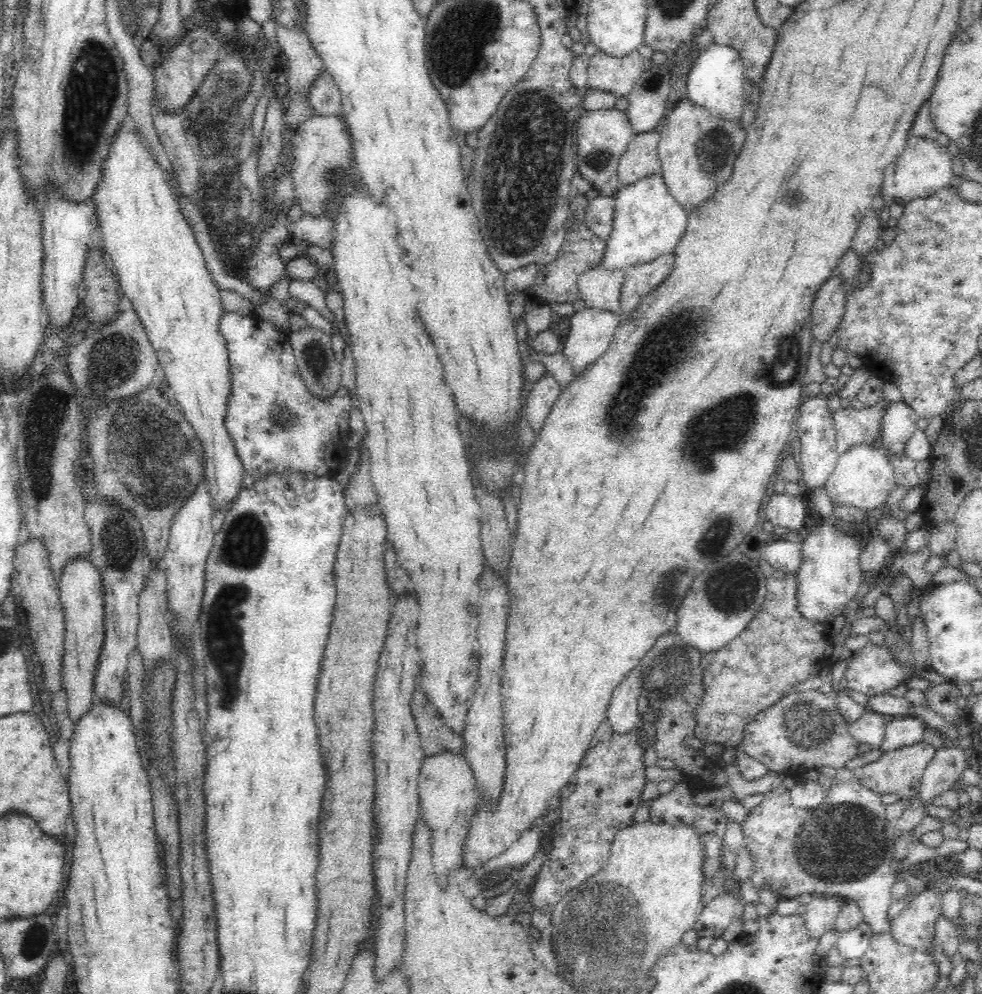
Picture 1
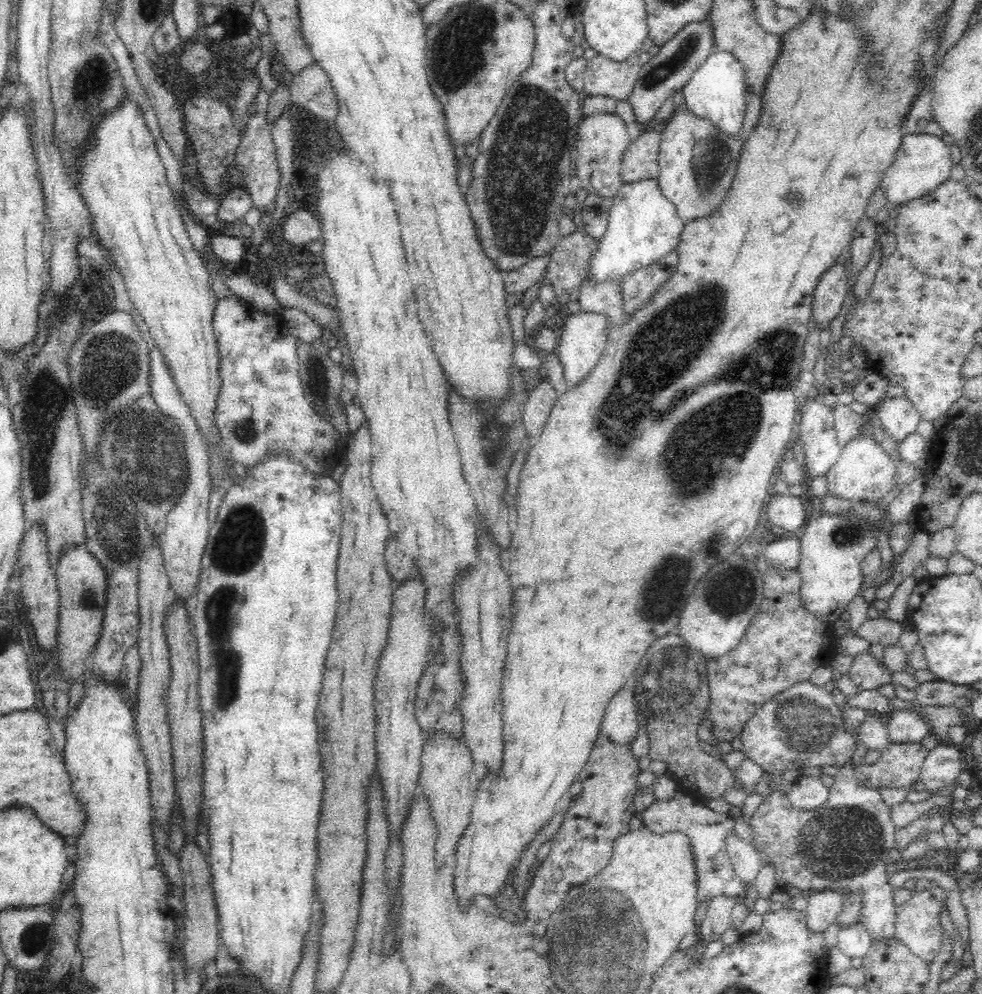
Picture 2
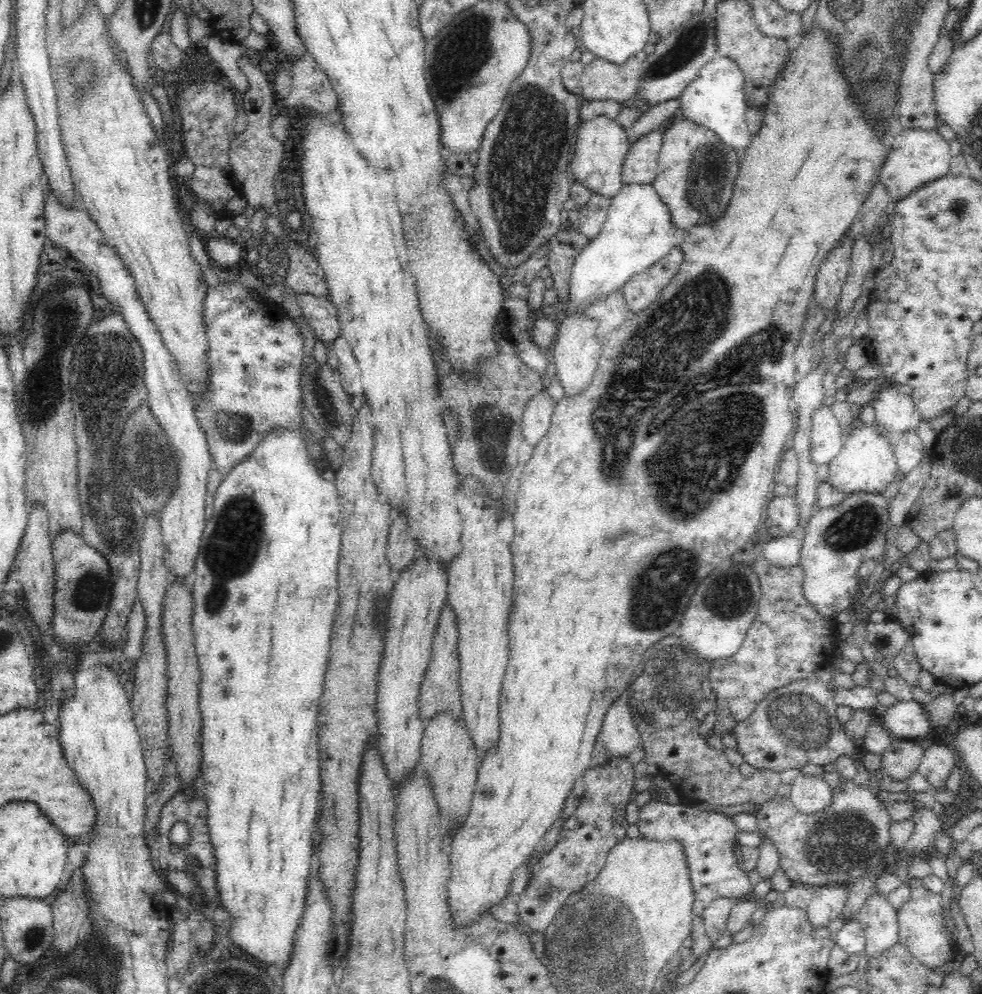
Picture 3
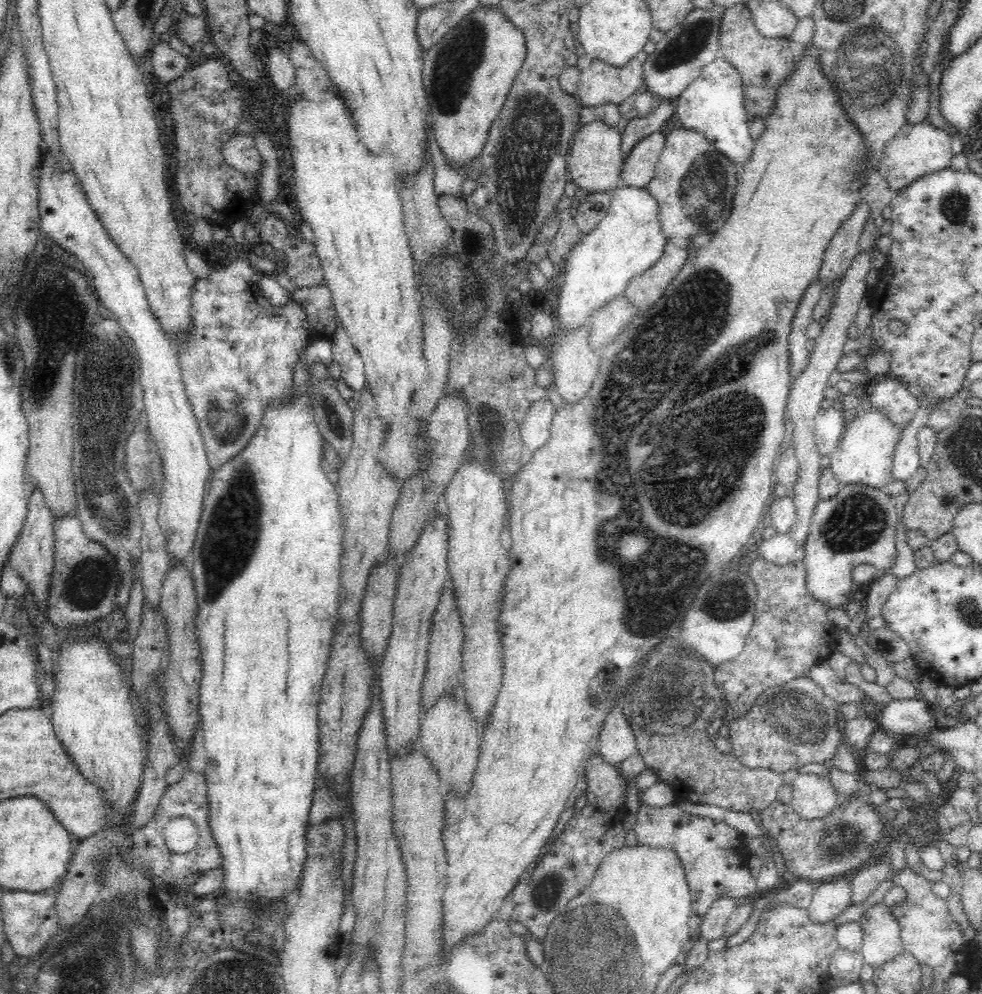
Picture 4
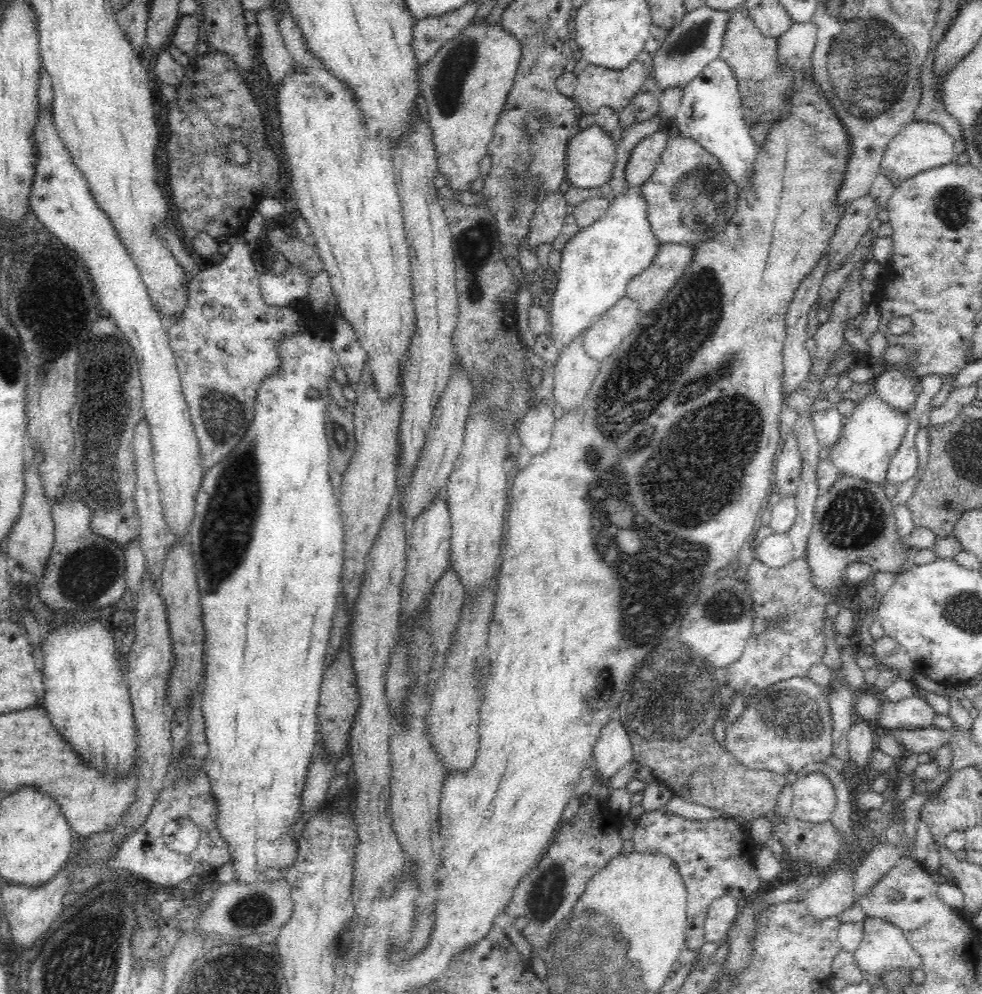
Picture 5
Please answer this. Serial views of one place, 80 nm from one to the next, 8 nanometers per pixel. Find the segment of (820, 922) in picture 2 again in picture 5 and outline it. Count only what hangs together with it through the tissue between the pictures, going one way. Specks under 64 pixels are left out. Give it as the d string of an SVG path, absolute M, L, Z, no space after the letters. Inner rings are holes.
M835 868L823 882L805 892L804 902L816 919L840 917L855 904L853 874L846 868Z

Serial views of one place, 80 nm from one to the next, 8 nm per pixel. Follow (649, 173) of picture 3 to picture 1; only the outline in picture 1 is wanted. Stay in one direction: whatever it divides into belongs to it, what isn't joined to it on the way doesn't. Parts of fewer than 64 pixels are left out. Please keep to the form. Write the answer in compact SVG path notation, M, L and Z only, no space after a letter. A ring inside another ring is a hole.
M657 130L637 133L629 142L619 160L617 175L621 185L629 185L641 178L661 172L657 153L659 133Z

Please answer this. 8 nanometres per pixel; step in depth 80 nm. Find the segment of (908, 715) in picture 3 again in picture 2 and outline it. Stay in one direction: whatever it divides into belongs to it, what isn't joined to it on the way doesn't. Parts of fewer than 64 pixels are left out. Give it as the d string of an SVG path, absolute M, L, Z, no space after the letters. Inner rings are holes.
M892 710L883 718L891 742L916 743L930 733L929 724L919 710Z

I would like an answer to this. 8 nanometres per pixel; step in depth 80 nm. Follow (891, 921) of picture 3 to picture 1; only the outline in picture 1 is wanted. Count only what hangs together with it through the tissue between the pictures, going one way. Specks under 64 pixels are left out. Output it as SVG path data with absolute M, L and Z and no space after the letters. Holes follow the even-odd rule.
M845 766L842 770L836 771L836 778L834 778L834 784L832 783L832 788L840 788L836 796L836 800L827 800L827 802L846 802L846 804L836 804L832 805L830 803L820 804L813 809L800 809L795 807L791 803L790 793L784 787L784 785L779 785L772 790L769 790L763 794L762 802L746 813L746 820L743 822L743 837L745 840L746 848L750 851L751 857L754 859L754 872L751 881L755 886L760 886L760 884L768 884L772 888L775 896L779 899L784 898L794 898L800 896L800 894L811 894L811 895L832 895L838 898L846 898L847 900L854 900L858 903L858 907L863 915L863 922L866 922L871 928L873 934L886 934L886 932L891 933L891 918L889 918L888 910L891 903L894 901L892 895L892 886L895 883L895 874L890 862L892 862L892 857L894 856L894 839L895 839L895 825L894 821L886 817L886 806L883 804L882 797L876 794L873 790L867 789L859 783L858 778L854 776L852 767L849 768Z

